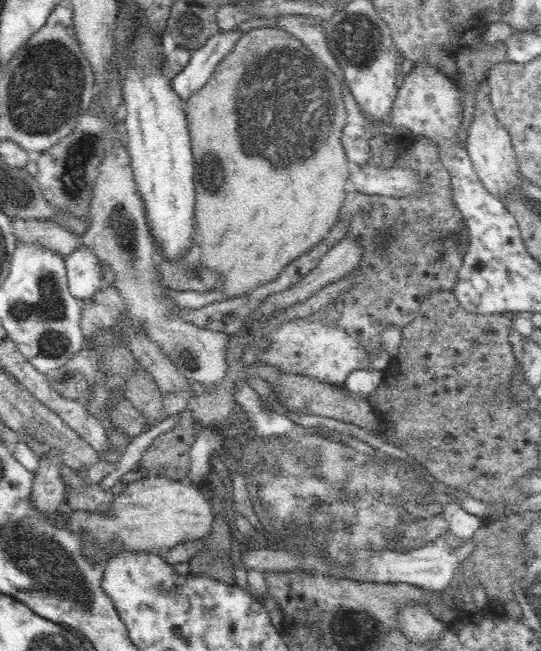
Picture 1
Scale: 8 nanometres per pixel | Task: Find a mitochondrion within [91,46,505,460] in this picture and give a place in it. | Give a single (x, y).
(122, 223)

